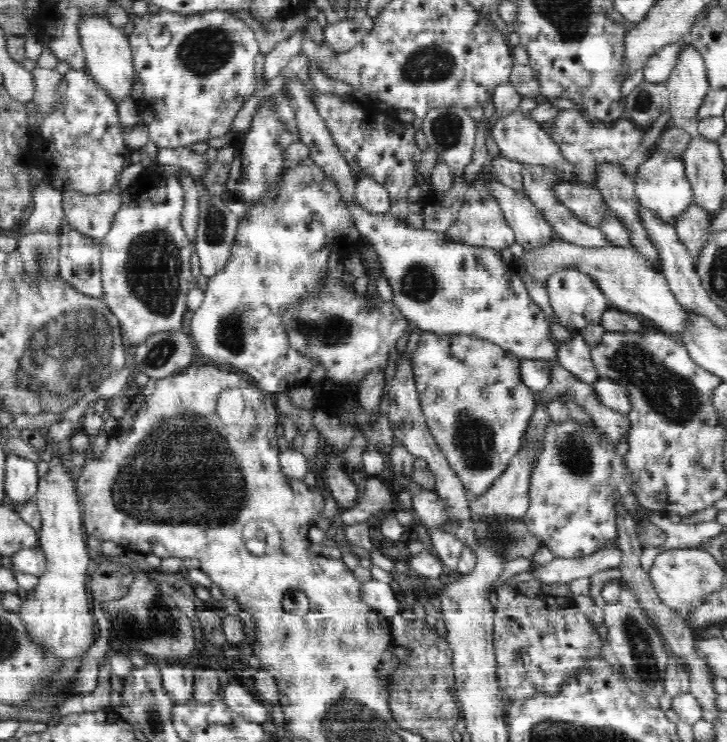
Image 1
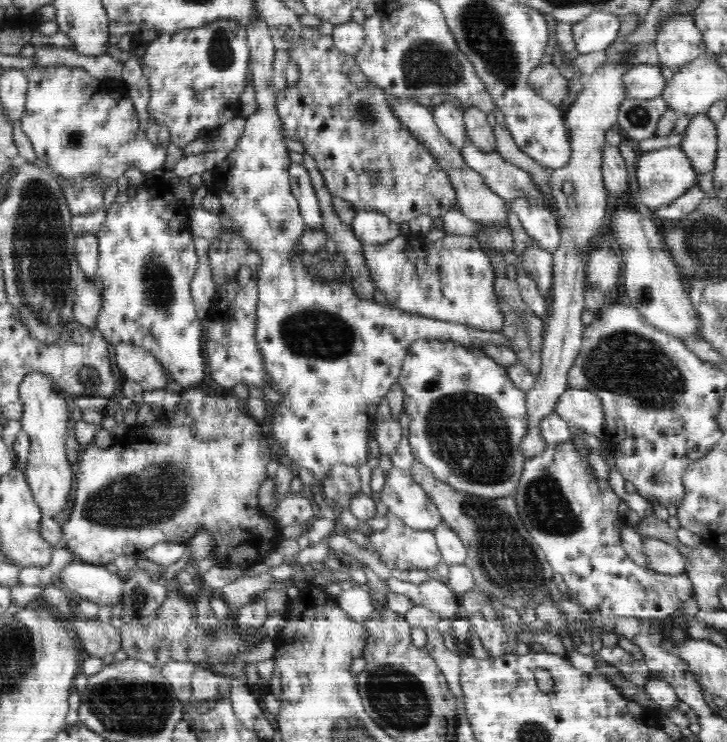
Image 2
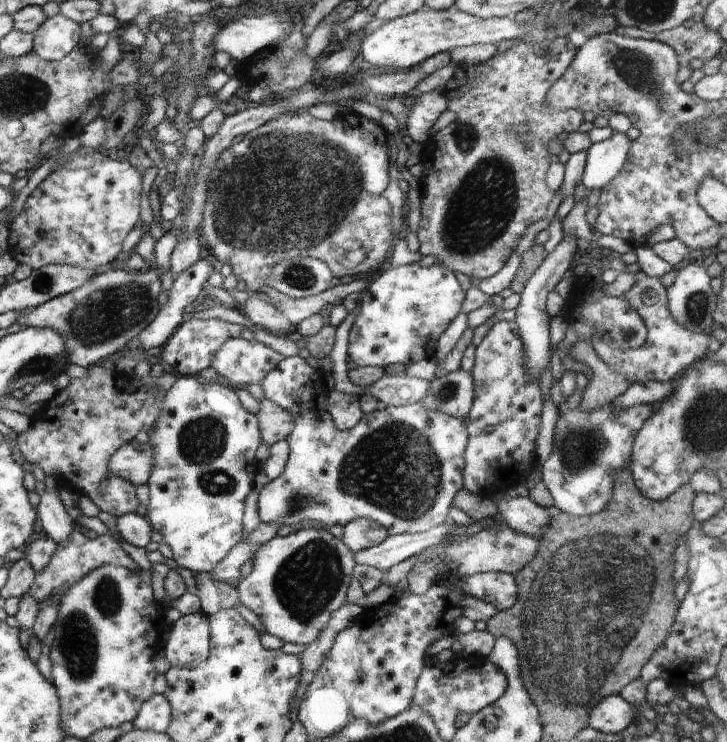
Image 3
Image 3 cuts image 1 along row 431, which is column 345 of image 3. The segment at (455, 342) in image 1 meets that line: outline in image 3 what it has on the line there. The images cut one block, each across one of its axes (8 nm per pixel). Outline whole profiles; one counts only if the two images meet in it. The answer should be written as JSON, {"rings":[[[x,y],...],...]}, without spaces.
{"rings":[[[299,355],[292,357],[283,357],[278,366],[271,370],[261,382],[264,396],[269,401],[275,402],[280,408],[290,412],[294,418],[294,426],[292,432],[288,434],[286,442],[289,444],[289,457],[286,461],[282,474],[271,482],[268,482],[259,492],[258,516],[261,523],[280,524],[292,526],[296,531],[300,528],[306,529],[310,526],[328,529],[334,524],[340,526],[348,525],[348,522],[356,520],[356,518],[372,518],[376,520],[380,526],[383,526],[389,535],[397,535],[408,532],[412,528],[412,520],[420,520],[424,518],[424,514],[428,514],[428,528],[437,528],[442,526],[448,520],[448,512],[452,508],[452,500],[454,496],[463,488],[463,470],[465,466],[464,452],[467,446],[468,433],[464,426],[464,419],[454,418],[441,412],[432,412],[426,410],[422,403],[407,404],[406,406],[395,407],[388,405],[384,410],[376,410],[372,414],[363,414],[360,422],[350,430],[338,430],[332,415],[328,412],[327,398],[330,389],[324,381],[322,371],[315,365],[308,364],[306,359],[302,359]]]}

